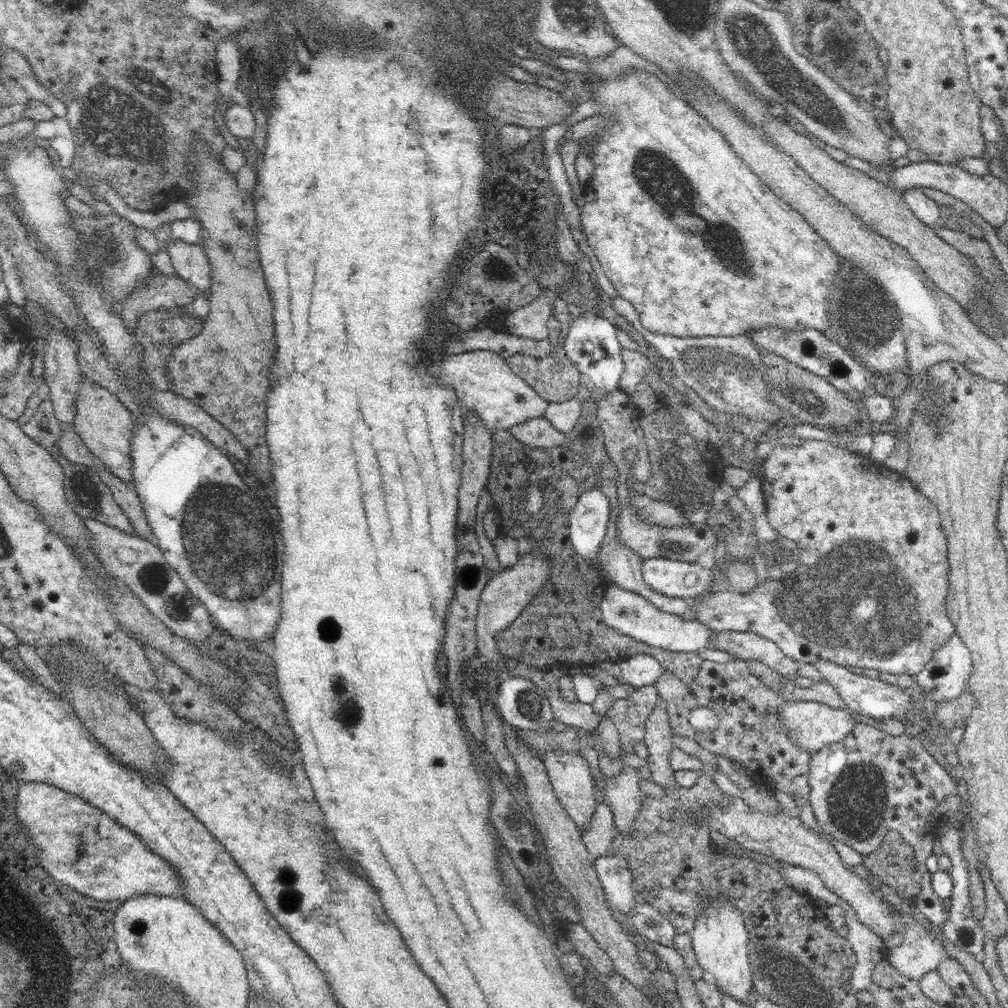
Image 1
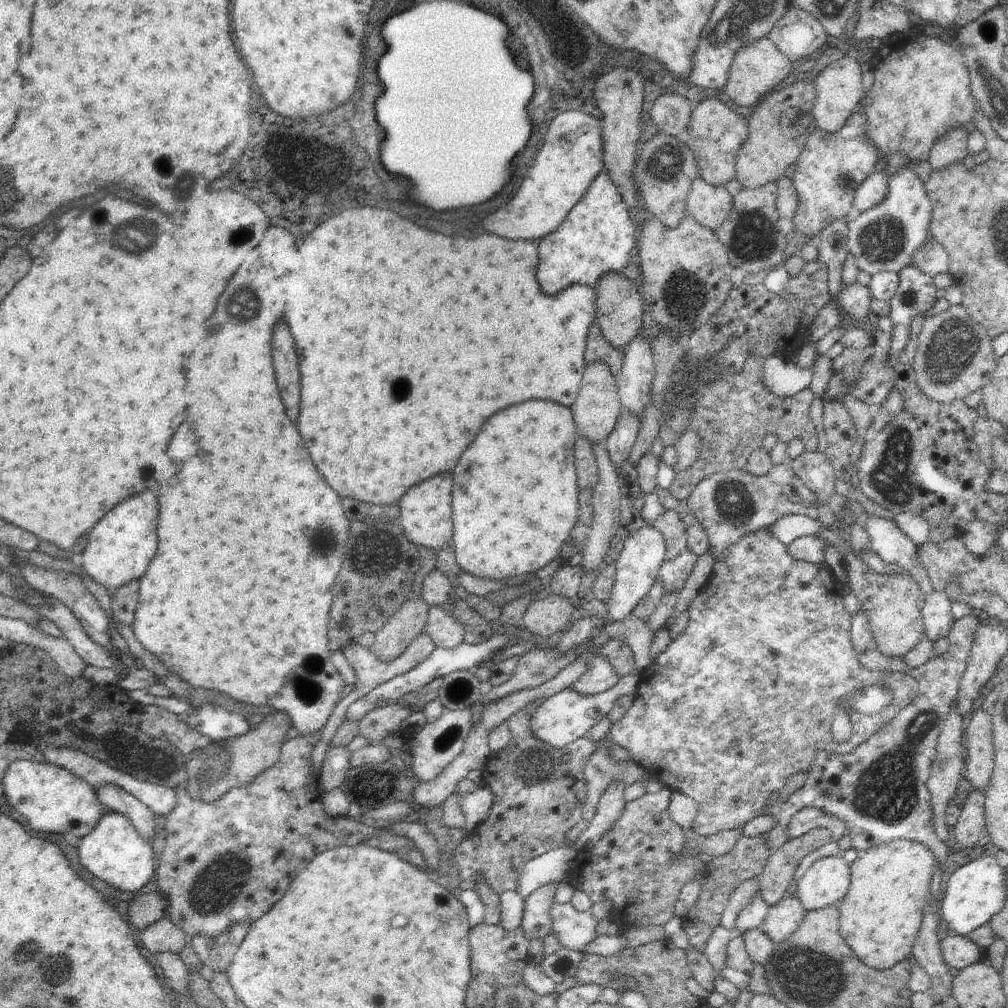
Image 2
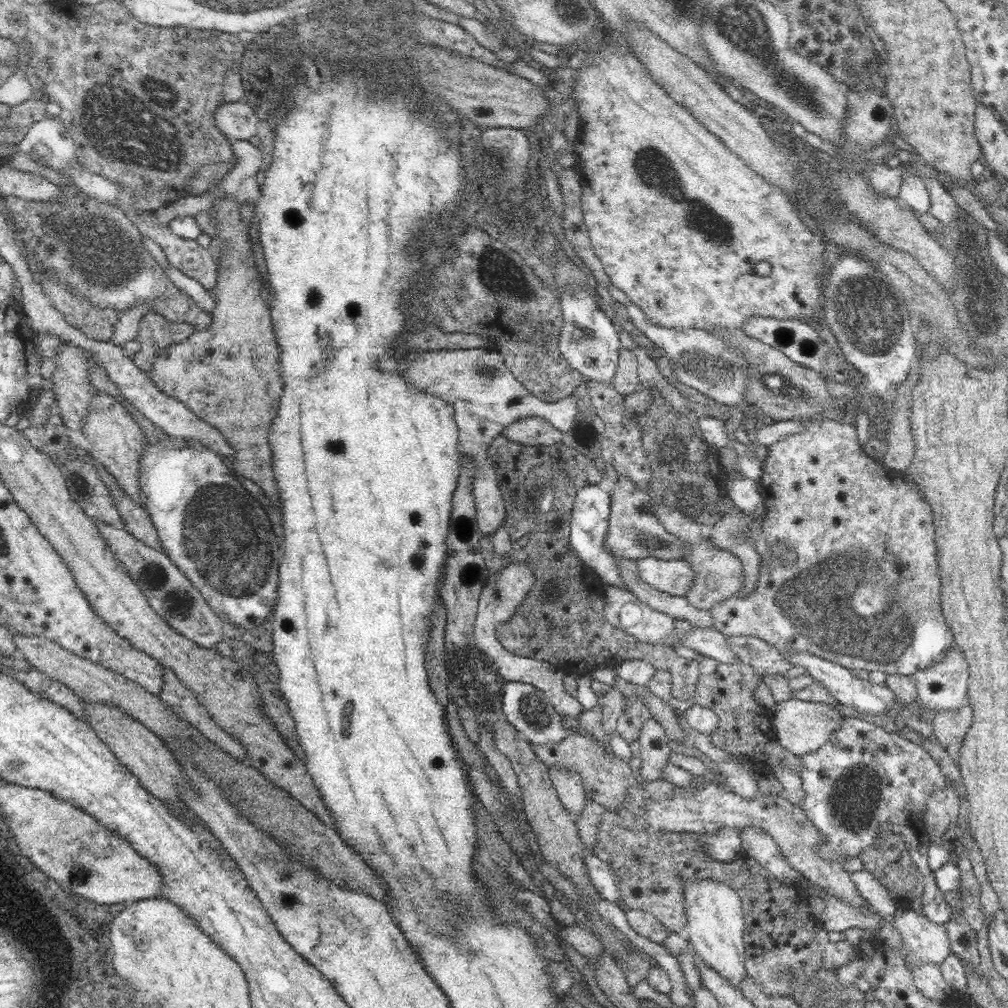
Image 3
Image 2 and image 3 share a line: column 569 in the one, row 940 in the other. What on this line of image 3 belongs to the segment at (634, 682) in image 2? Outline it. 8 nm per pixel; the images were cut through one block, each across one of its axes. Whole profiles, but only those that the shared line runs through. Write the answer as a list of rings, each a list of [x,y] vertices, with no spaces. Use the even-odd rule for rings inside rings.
[[[686,880],[684,882],[684,914],[686,914],[686,938],[694,946],[696,956],[712,966],[720,976],[728,978],[736,988],[740,986],[740,980],[746,978],[746,912],[744,912],[744,902],[740,894],[728,886],[728,882],[718,882],[718,880]]]

